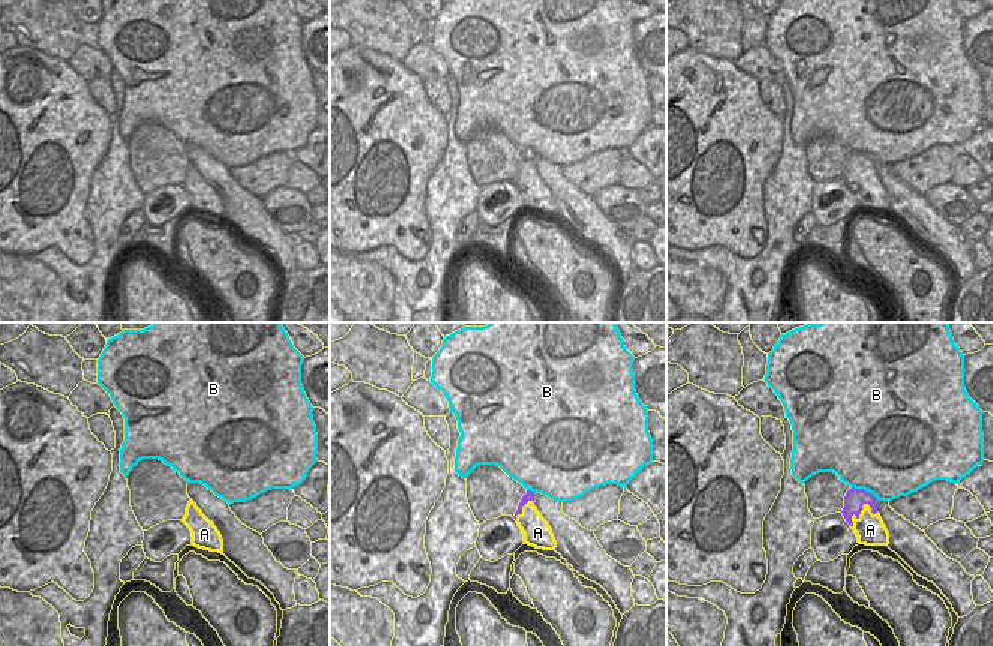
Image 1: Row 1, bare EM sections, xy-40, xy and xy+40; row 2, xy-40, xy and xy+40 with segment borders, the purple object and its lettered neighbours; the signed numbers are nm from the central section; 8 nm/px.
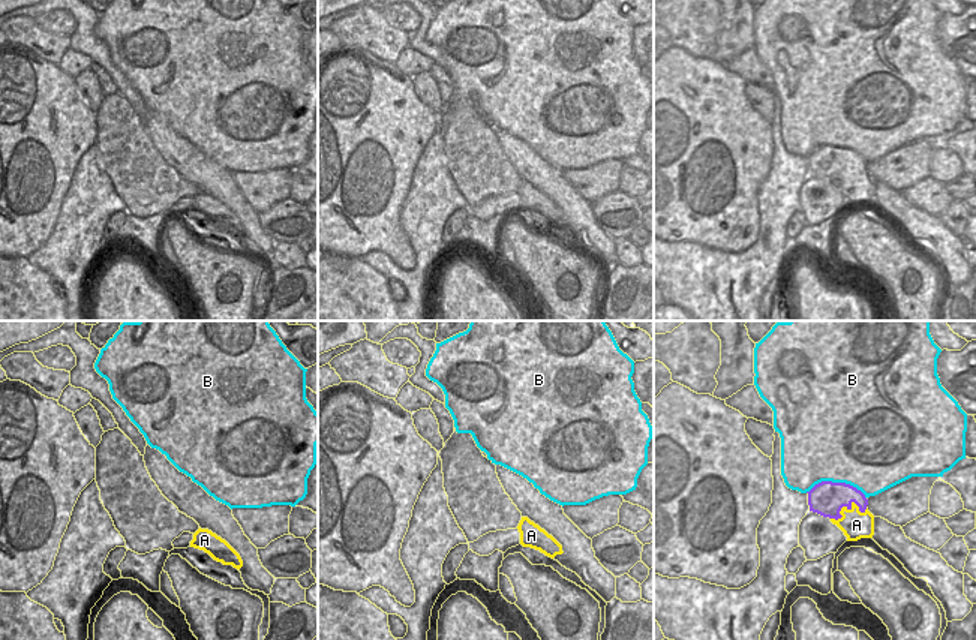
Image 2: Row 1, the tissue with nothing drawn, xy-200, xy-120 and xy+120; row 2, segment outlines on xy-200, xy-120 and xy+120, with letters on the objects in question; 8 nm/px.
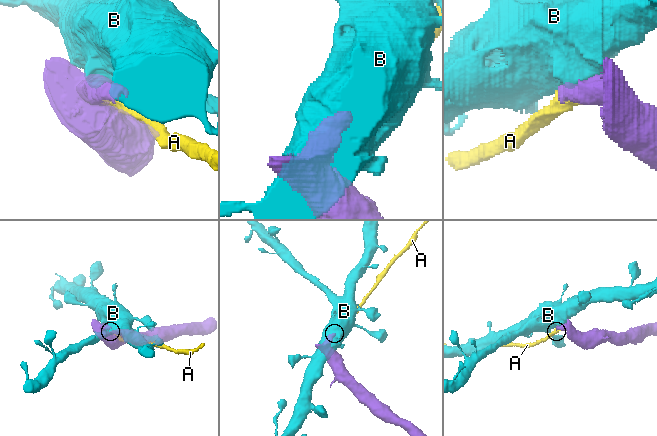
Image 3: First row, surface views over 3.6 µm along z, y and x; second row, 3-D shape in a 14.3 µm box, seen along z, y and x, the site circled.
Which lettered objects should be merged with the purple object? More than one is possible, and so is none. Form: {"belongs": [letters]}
{"belongs": []}

